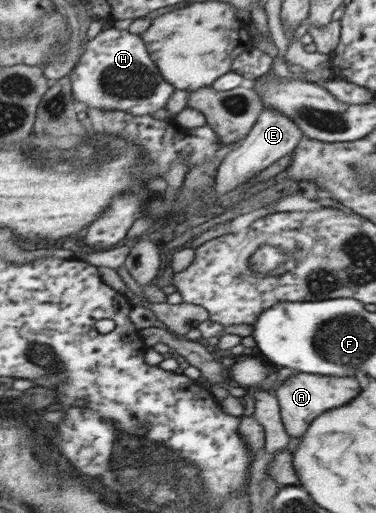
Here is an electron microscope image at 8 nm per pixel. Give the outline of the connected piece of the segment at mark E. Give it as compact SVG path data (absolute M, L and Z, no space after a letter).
M266 107L258 116L248 135L241 139L218 166L214 189L218 194L232 191L240 183L248 182L254 175L272 165L285 155L292 154L302 138L302 131L291 119Z

